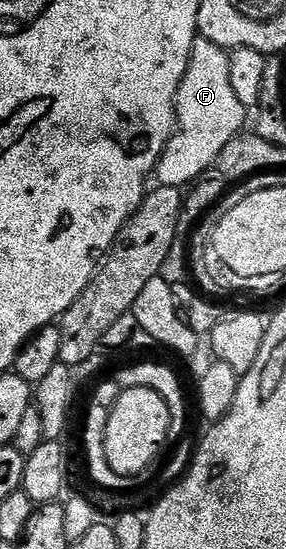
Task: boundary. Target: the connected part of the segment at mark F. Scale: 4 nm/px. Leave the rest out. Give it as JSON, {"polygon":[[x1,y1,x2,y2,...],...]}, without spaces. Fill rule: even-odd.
{"polygon":[[198,37,193,42,187,73,177,90,177,125,161,160,155,179,163,187,184,188,202,178,232,139,242,134,247,109,231,89,229,51]]}

